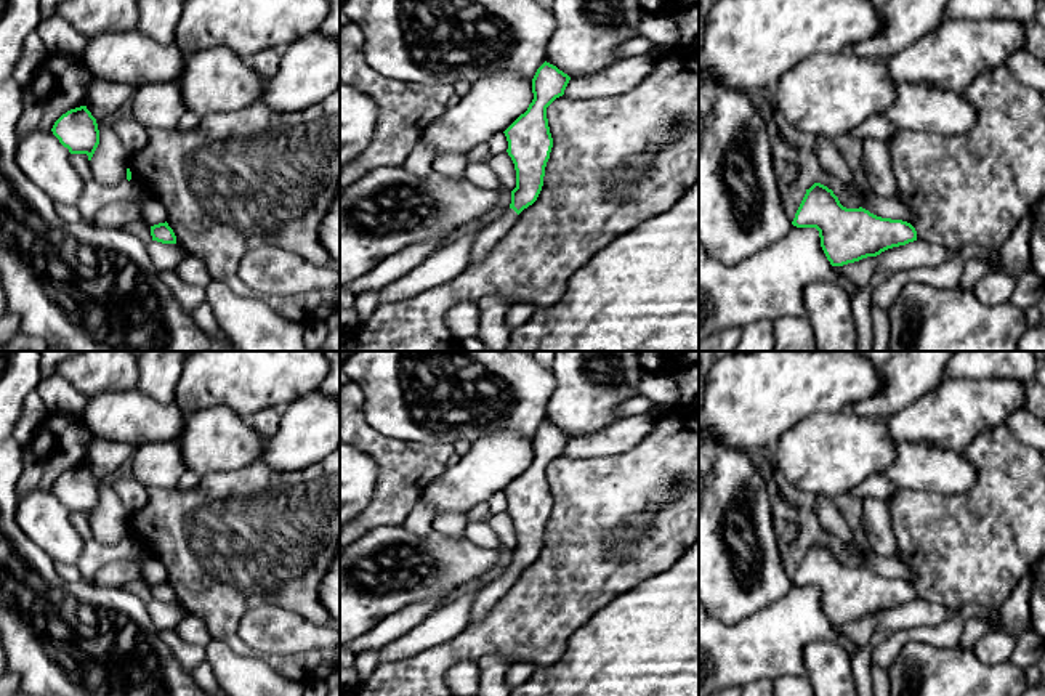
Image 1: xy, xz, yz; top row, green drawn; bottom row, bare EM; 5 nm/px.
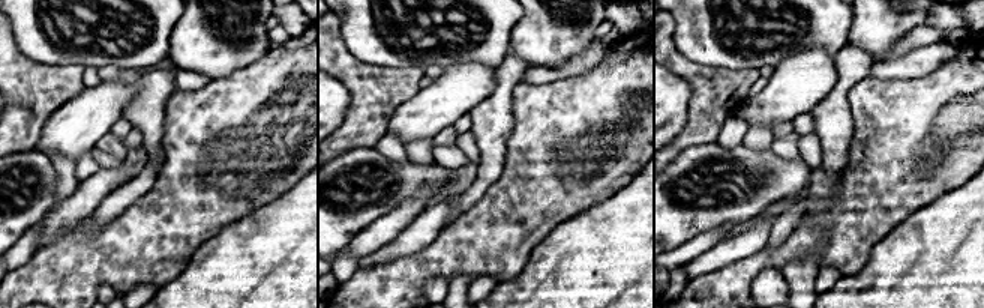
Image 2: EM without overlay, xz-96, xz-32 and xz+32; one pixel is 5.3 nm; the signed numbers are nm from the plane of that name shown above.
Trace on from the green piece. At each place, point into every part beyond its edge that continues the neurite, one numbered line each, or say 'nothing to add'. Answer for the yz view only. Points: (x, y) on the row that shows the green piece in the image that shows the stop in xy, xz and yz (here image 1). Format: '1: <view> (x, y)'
nothing to add

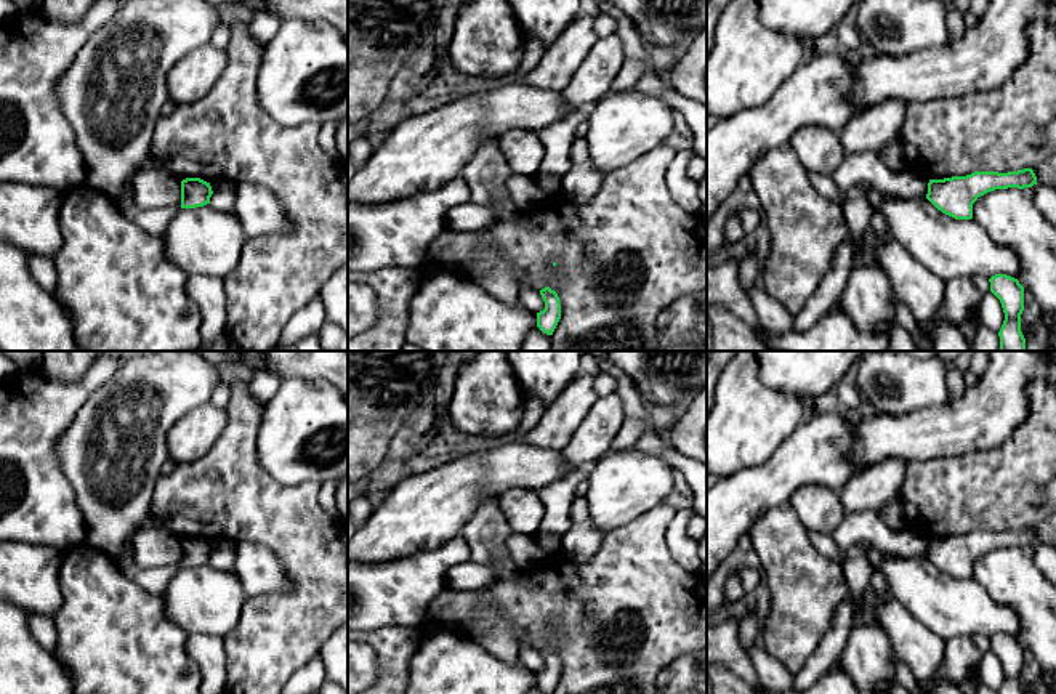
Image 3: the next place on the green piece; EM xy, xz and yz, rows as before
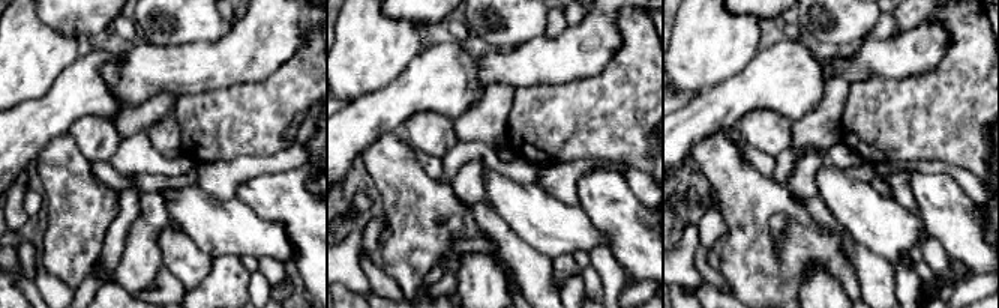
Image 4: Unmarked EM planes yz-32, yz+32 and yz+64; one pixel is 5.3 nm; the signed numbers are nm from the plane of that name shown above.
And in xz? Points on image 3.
nothing to add

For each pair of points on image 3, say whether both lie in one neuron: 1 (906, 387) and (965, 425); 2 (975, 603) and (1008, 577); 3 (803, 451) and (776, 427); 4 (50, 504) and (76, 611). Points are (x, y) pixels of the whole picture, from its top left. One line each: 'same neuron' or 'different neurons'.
1: different neurons
2: different neurons
3: different neurons
4: different neurons

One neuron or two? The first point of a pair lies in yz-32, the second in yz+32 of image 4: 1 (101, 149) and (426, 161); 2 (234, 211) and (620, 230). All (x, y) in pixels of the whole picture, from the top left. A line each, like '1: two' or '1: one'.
1: two
2: two

